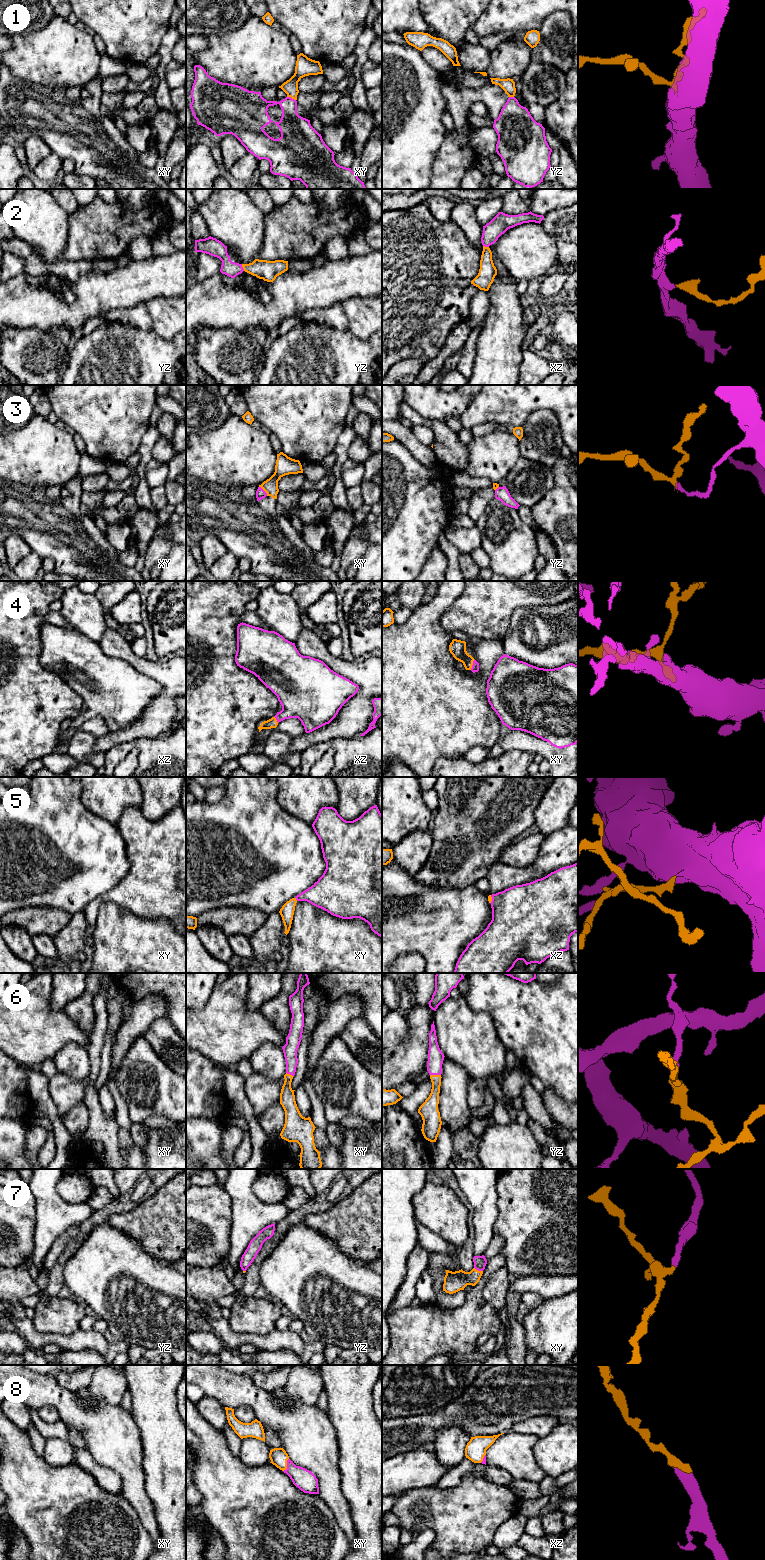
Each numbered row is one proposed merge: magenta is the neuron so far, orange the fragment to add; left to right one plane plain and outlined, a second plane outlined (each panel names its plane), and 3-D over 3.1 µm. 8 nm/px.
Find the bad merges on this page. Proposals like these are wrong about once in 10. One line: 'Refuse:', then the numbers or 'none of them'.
Refuse: 3

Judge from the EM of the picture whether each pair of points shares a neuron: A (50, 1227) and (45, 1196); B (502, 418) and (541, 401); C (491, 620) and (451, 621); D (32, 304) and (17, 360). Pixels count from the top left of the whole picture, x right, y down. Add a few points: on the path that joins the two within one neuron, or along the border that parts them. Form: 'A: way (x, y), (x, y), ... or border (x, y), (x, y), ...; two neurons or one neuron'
A: way (50, 1219), (50, 1207), (48, 1204); one neuron
B: way (512, 408), (518, 402), (531, 402); one neuron
C: way (481, 620), (461, 620); one neuron
D: border (10, 327), (50, 328); two neurons

